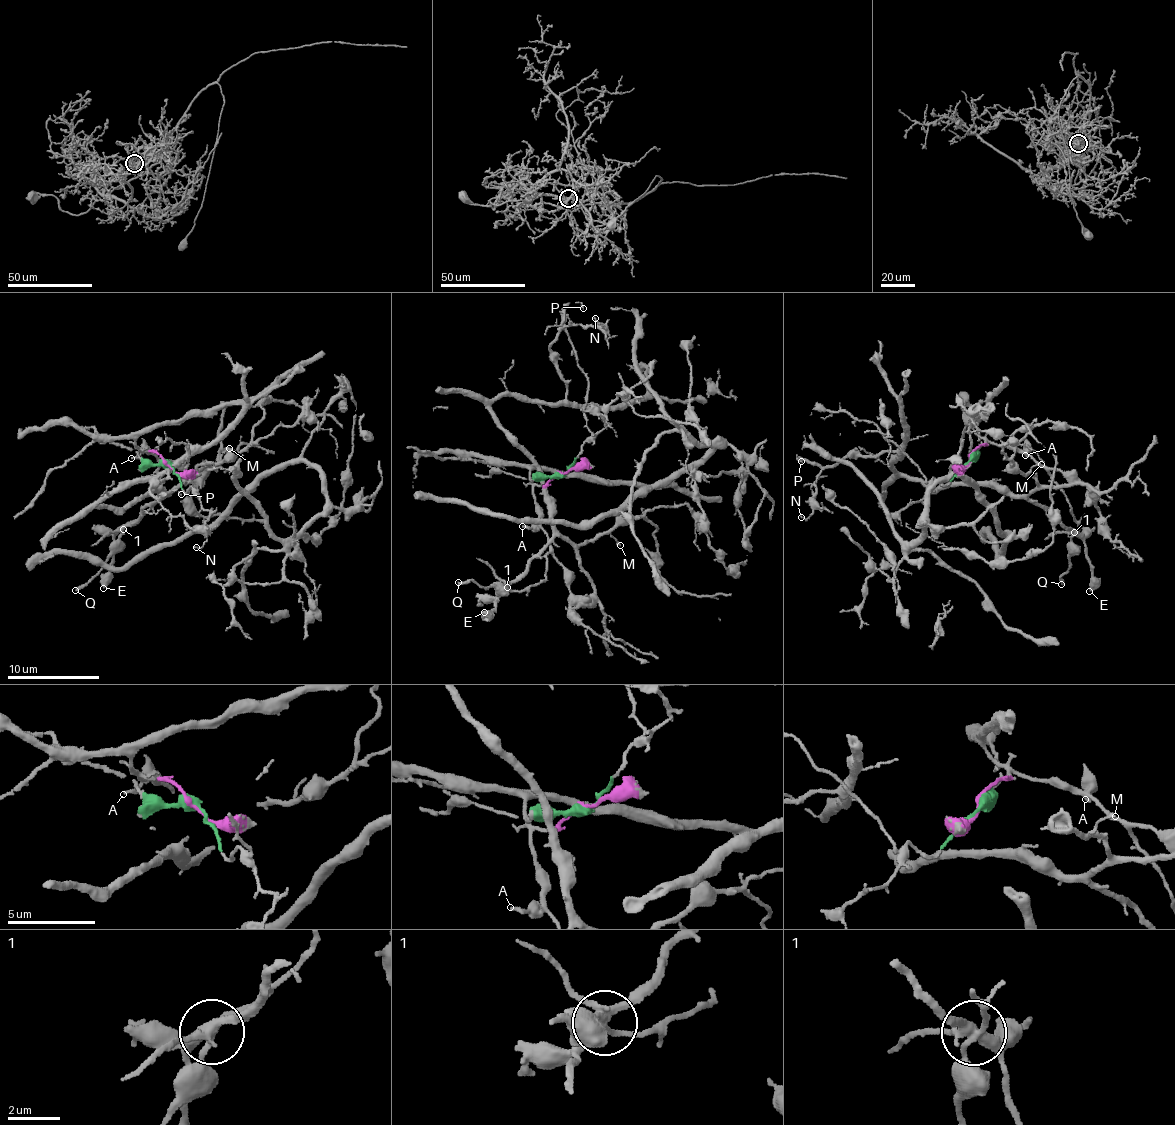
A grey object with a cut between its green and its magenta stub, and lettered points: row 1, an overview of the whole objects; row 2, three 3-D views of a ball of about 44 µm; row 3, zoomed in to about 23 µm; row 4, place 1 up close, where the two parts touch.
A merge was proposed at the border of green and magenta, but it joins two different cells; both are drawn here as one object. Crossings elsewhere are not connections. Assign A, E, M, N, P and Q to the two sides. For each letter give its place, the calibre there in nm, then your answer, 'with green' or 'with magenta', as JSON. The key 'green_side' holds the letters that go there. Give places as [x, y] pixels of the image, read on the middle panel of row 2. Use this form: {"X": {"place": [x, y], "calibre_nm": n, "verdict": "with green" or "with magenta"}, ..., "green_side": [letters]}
{"A": {"place": [522, 526], "calibre_nm": 200, "verdict": "with magenta"}, "E": {"place": [484, 612], "calibre_nm": 400, "verdict": "with green"}, "M": {"place": [620, 545], "calibre_nm": 130, "verdict": "with green"}, "N": {"place": [595, 318], "calibre_nm": 140, "verdict": "with green"}, "P": {"place": [583, 308], "calibre_nm": 90, "verdict": "with green"}, "Q": {"place": [458, 582], "calibre_nm": 240, "verdict": "with magenta"}, "green_side": ["E", "M", "N", "P"]}

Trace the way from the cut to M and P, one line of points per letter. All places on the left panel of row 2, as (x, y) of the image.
M: (169, 466), (186, 494), (197, 487), (177, 459), (94, 503), (119, 508), (152, 489), (172, 493), (230, 447)
P: (169, 466), (186, 493), (197, 487), (186, 460), (177, 459), (151, 487), (157, 500), (172, 491), (181, 495)

